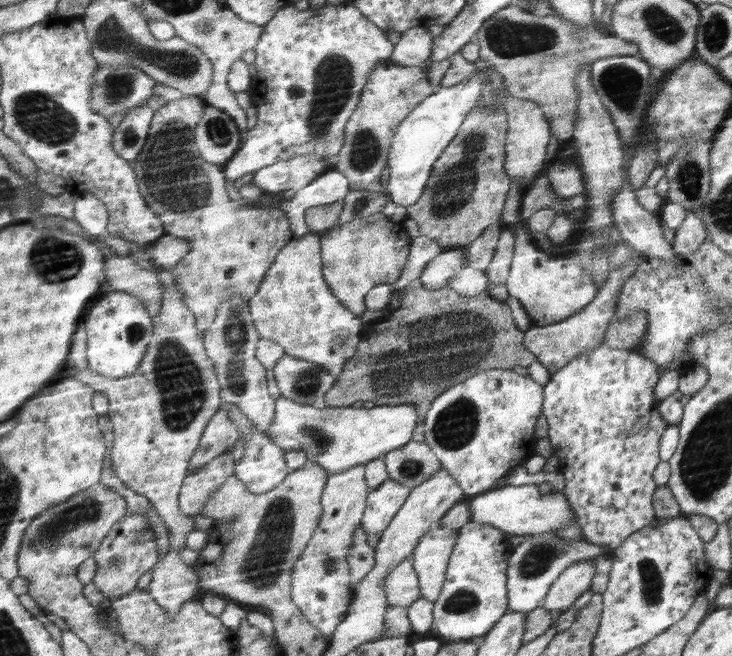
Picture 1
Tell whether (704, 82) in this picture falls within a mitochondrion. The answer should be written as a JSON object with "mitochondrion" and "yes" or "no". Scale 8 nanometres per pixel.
{"mitochondrion":"yes"}

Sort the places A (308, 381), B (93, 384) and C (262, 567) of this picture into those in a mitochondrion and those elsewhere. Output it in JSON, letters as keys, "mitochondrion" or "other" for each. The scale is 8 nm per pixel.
{"A":"mitochondrion","B":"other","C":"mitochondrion"}

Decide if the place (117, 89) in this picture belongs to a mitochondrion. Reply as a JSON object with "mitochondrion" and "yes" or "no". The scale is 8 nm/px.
{"mitochondrion":"yes"}

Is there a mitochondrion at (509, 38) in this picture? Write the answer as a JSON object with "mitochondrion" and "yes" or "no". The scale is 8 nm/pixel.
{"mitochondrion":"yes"}

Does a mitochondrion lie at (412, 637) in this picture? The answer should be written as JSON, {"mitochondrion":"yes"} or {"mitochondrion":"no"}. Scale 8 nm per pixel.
{"mitochondrion":"no"}

